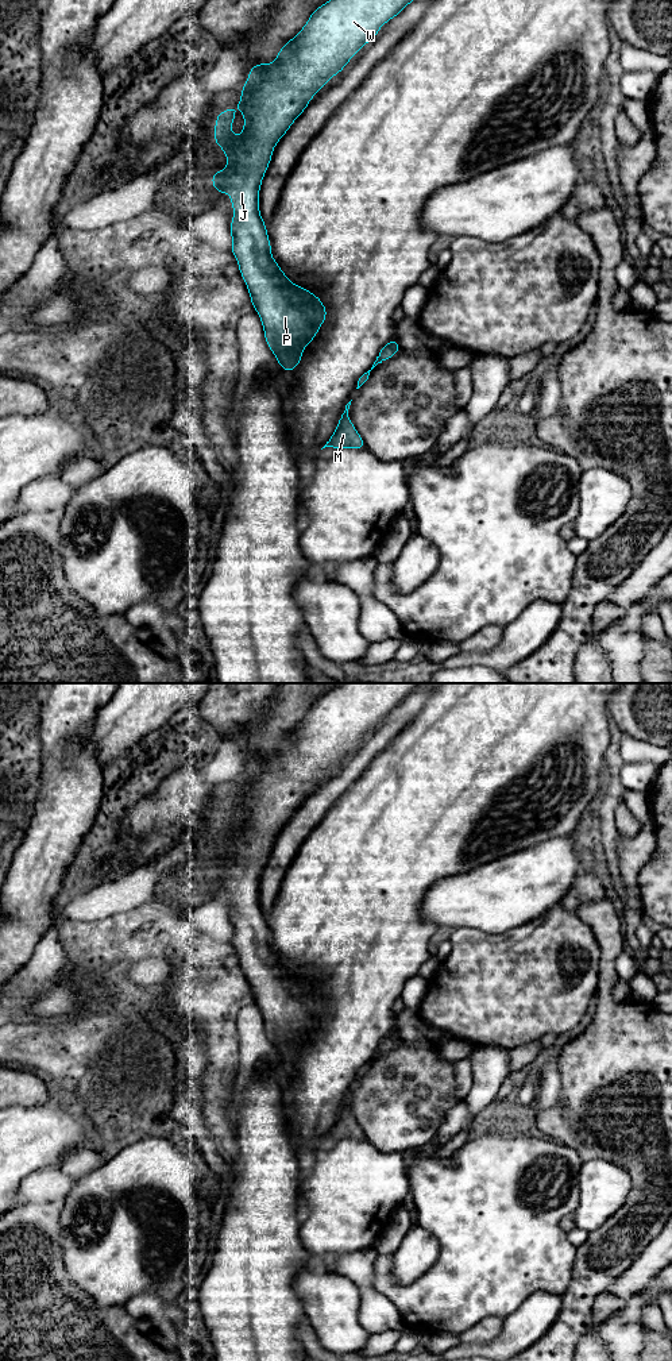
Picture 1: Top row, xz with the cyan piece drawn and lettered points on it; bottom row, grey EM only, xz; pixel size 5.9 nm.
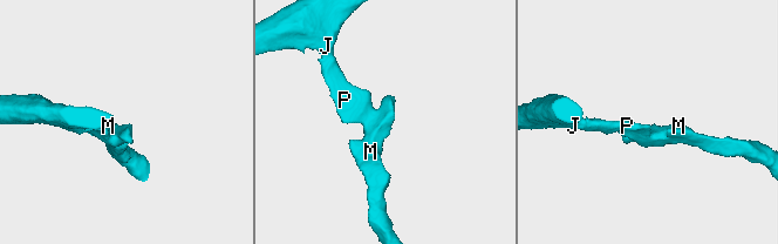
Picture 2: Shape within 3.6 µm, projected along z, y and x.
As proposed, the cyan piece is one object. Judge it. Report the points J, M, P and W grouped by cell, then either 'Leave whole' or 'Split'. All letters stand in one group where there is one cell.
Groups: J M P W. Leave whole

